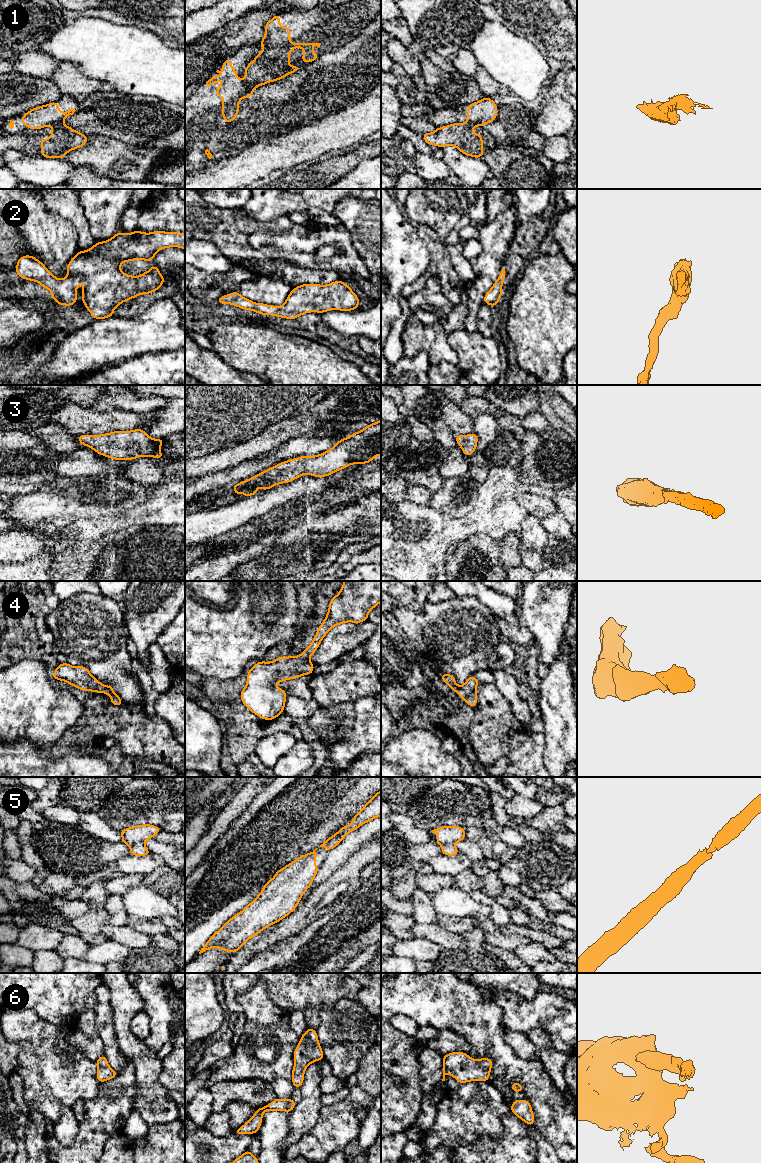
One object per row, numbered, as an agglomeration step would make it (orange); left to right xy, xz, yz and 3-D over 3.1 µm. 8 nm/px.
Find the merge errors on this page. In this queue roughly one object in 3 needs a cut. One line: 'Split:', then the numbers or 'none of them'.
Split: 1

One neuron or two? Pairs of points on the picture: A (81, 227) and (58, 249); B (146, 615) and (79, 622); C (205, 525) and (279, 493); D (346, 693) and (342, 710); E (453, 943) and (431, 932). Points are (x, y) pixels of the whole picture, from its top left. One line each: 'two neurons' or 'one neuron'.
A: two neurons
B: two neurons
C: one neuron
D: two neurons
E: one neuron

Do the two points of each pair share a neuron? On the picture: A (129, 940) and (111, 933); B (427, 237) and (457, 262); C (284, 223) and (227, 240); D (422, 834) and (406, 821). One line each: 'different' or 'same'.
A: same
B: different
C: same
D: same

